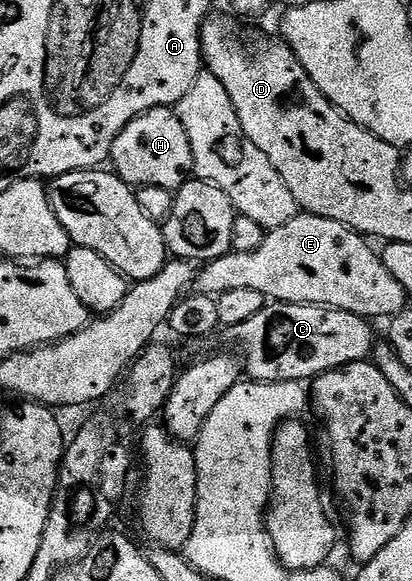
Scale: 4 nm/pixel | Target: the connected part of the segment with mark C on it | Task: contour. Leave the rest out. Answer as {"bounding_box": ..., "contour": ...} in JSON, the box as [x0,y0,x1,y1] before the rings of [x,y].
{"bounding_box":[236,303,375,383],"contour":[[[269,303],[255,319],[236,326],[237,341],[245,348],[243,369],[248,380],[262,383],[312,382],[320,373],[364,361],[375,348],[373,329],[366,318],[351,311],[322,305]]]}

